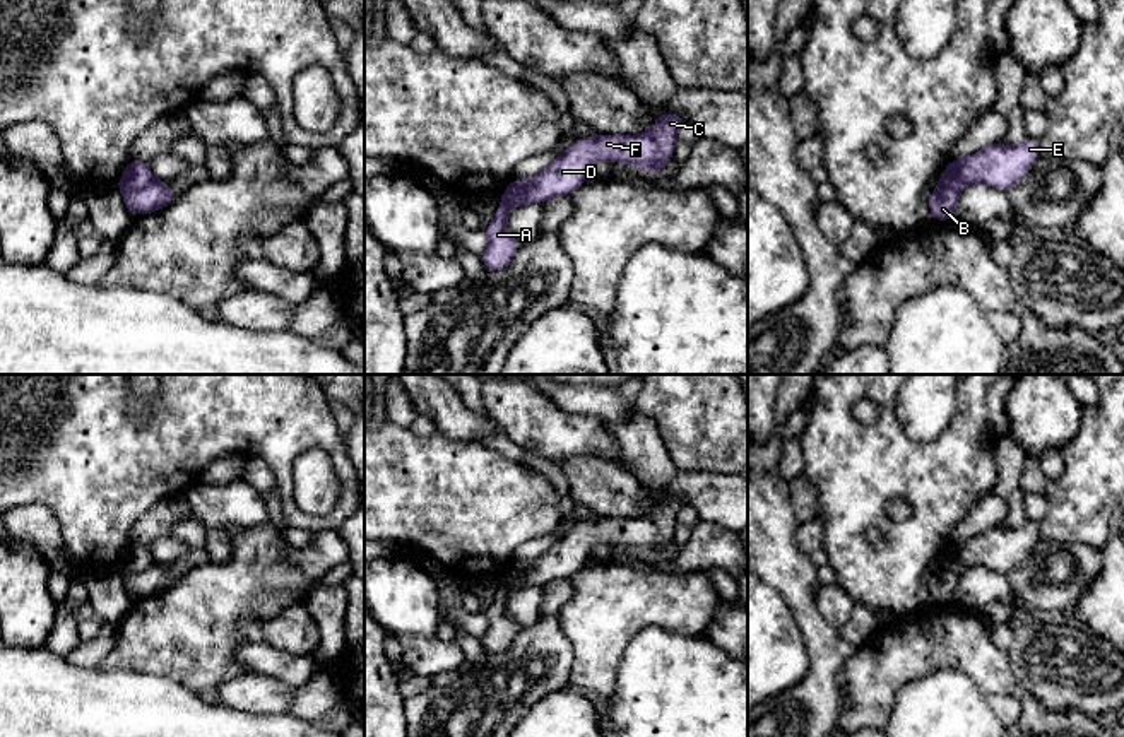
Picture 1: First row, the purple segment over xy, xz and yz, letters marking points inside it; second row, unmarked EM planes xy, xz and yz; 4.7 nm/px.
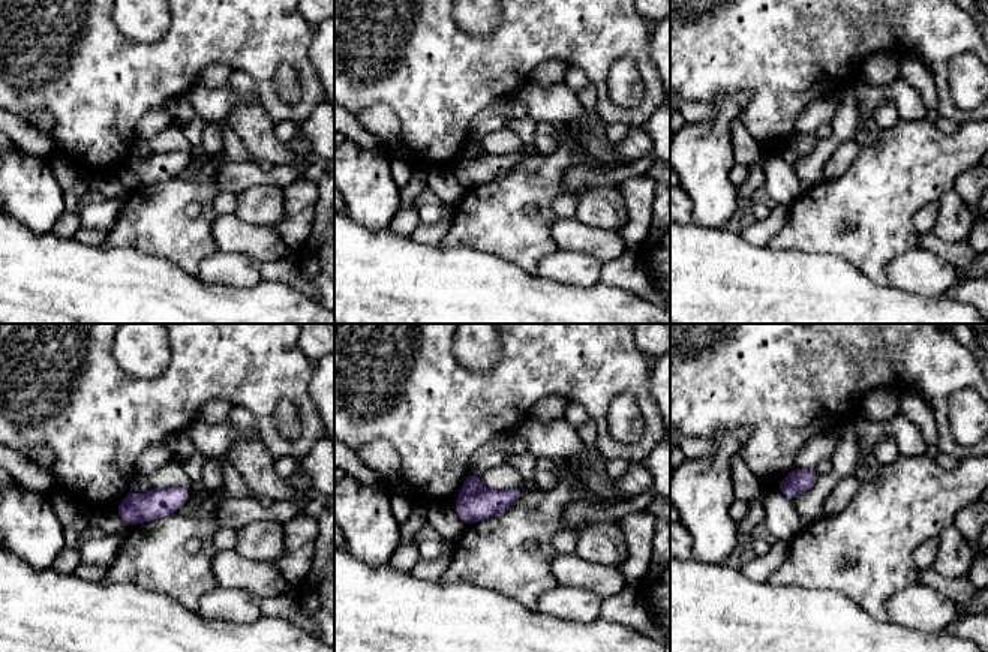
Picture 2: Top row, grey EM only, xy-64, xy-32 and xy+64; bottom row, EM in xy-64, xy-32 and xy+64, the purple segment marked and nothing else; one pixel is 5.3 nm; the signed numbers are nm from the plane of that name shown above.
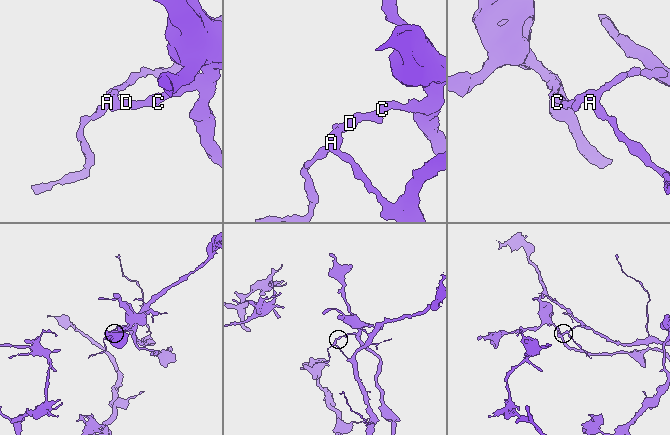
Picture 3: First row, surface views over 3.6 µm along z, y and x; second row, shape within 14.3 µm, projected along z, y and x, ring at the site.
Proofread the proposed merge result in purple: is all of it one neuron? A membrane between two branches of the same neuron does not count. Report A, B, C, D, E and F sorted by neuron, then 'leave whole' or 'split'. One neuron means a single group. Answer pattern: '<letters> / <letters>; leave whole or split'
A E / B C D F; split

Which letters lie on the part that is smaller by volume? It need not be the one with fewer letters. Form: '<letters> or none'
A, E

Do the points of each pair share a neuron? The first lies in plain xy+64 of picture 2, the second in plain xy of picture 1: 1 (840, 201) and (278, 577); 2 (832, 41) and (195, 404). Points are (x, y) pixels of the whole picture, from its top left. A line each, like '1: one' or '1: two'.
1: one
2: one

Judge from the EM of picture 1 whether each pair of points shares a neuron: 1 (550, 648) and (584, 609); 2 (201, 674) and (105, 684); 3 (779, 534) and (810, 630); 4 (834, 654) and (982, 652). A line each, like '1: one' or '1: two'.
1: two
2: two
3: one
4: two

